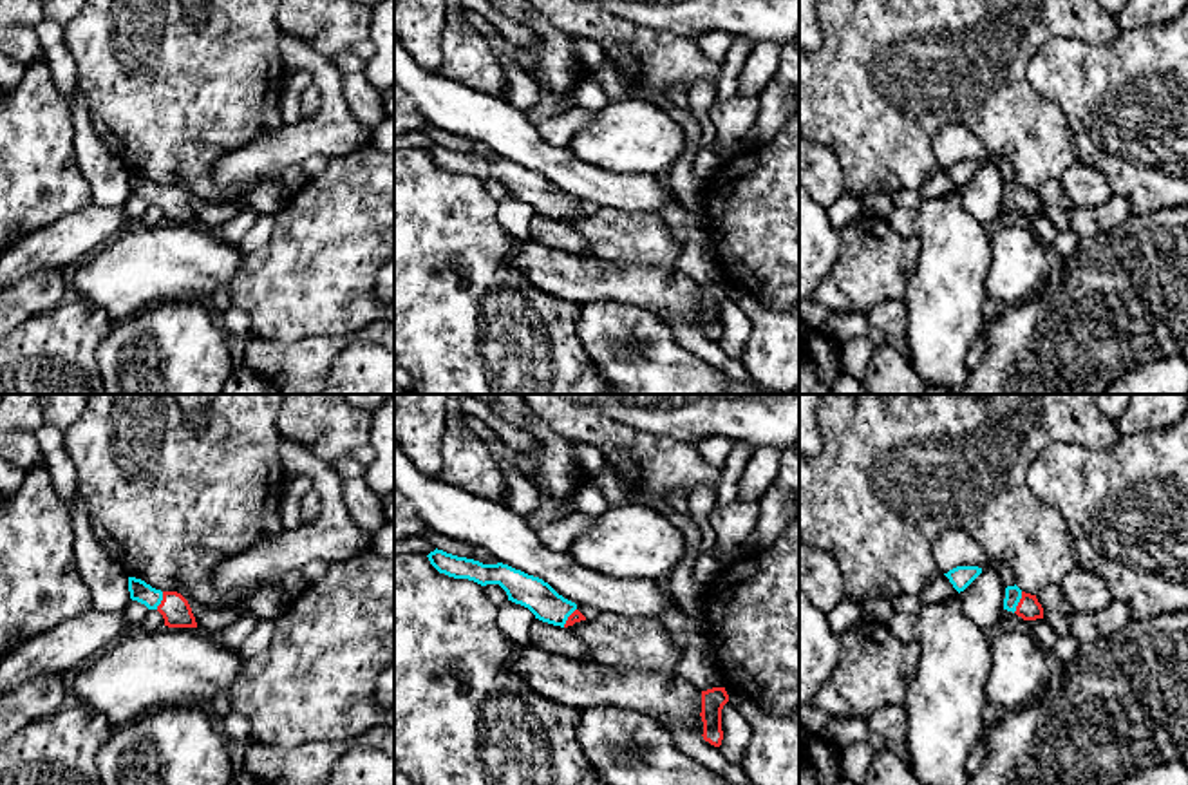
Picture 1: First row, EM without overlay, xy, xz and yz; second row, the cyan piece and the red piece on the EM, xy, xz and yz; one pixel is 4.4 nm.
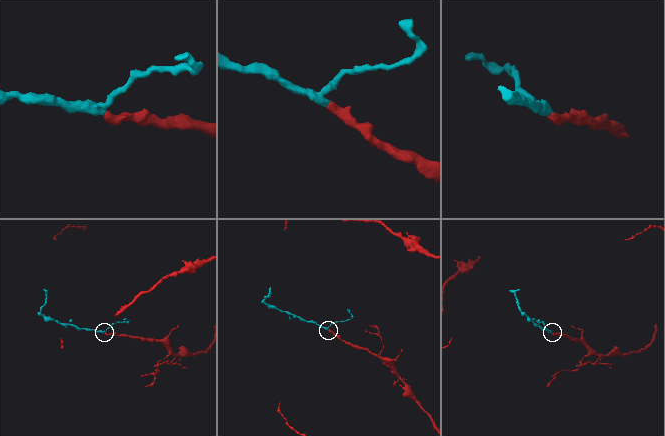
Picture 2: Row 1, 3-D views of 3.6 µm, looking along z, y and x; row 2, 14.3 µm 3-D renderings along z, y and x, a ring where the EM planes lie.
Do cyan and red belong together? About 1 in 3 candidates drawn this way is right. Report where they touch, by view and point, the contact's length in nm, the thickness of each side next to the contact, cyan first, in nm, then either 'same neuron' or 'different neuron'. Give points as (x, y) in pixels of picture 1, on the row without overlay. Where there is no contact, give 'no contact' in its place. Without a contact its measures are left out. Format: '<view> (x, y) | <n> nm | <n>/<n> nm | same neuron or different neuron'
yz (1017, 198) | 100 nm | 80/100 nm | same neuron

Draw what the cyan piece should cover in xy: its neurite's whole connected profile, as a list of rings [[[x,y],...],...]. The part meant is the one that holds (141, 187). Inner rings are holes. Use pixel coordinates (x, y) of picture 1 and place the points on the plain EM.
[[[128,172],[130,194],[157,204],[168,222],[197,222],[188,195],[177,186],[161,186],[141,174]]]

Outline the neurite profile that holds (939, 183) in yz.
[[[937,168],[919,192],[924,199],[938,199],[957,188],[958,186],[953,183],[949,174],[942,168]]]

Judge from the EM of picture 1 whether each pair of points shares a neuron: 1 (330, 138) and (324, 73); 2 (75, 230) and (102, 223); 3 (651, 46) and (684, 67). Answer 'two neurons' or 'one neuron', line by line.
1: one neuron
2: one neuron
3: one neuron

